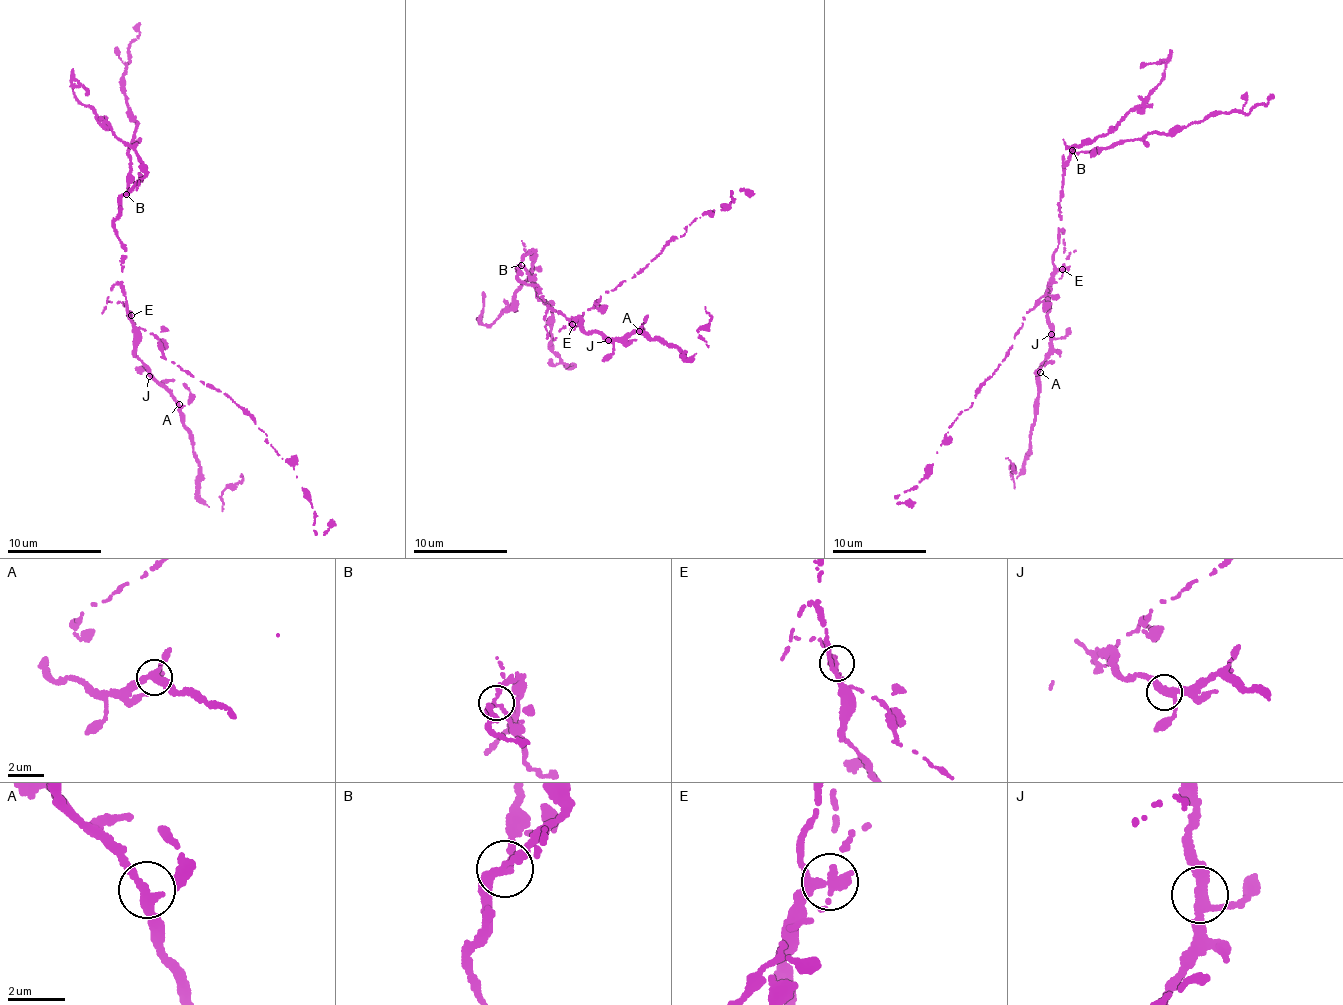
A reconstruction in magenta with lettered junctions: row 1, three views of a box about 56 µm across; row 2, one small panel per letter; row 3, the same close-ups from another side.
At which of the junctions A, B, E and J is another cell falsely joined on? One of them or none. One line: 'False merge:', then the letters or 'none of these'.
False merge: E

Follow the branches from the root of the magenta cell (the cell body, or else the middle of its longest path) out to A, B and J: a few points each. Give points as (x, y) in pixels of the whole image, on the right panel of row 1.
A: (1053, 261), (1048, 293), (1051, 344), (1040, 372)
B: (1053, 261), (1059, 243), (1063, 164), (1072, 150)
J: (1053, 261), (1048, 293), (1051, 334)

